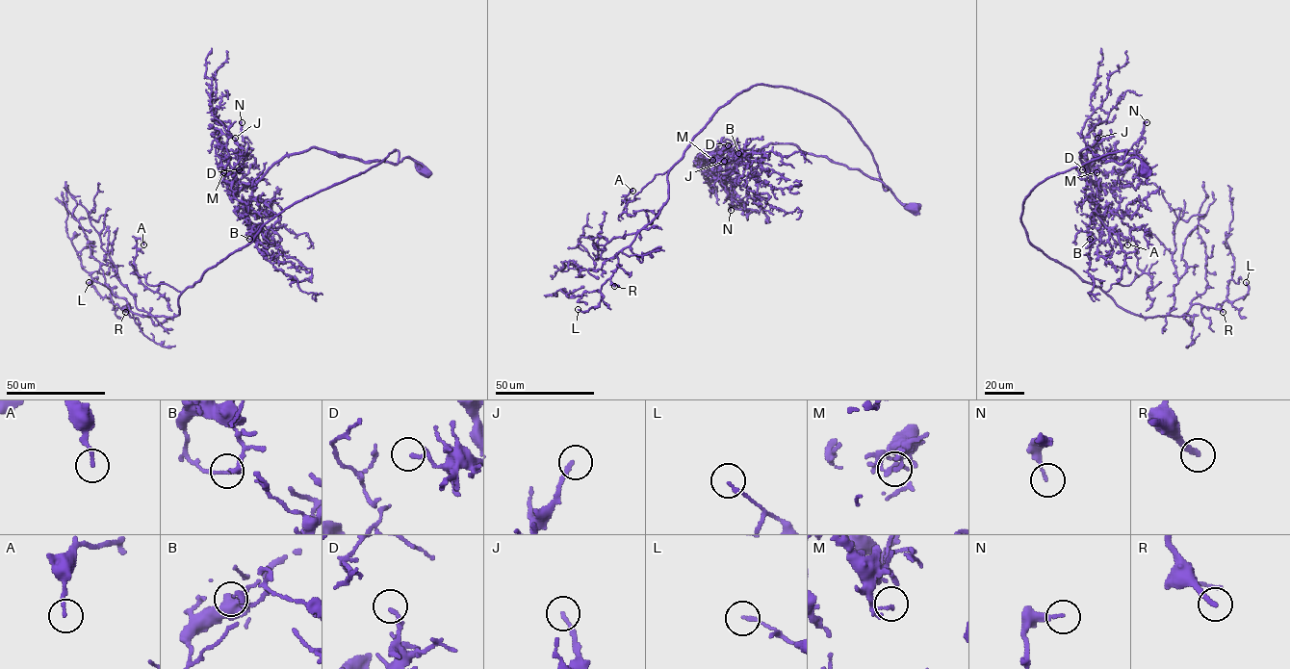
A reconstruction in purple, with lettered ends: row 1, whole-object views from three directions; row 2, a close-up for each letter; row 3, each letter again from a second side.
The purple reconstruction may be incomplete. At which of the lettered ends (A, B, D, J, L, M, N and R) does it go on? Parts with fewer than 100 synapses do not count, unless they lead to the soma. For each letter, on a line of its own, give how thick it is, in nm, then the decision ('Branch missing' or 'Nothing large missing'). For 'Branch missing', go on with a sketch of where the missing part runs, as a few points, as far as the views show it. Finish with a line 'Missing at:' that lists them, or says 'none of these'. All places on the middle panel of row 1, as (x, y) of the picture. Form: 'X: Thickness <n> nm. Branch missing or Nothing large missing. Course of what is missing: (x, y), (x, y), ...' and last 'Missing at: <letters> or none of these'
A: Thickness 140 nm. Nothing large missing
B: Thickness 120 nm. Nothing large missing
D: Thickness 180 nm. Nothing large missing
J: Thickness 170 nm. Branch missing. Course of what is missing: (724, 161), (717, 173), (721, 187), (714, 189), (717, 188), (719, 193)
L: Thickness 160 nm. Nothing large missing
M: Thickness 100 nm. Nothing large missing
N: Thickness 160 nm. Nothing large missing
R: Thickness 280 nm. Branch missing. Course of what is missing: (614, 286), (618, 293), (628, 288), (662, 288), (683, 284), (687, 276), (715, 273)
Missing at: J, R

